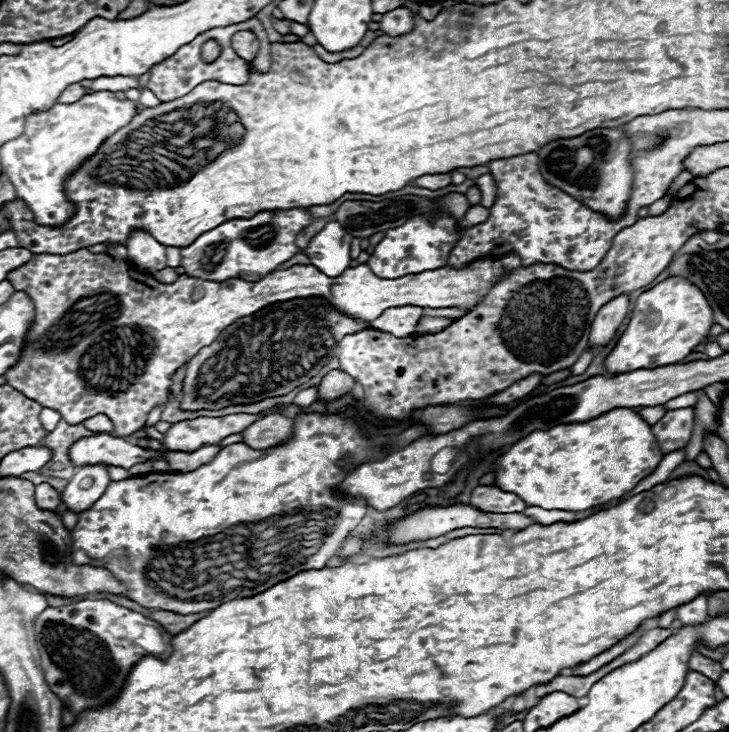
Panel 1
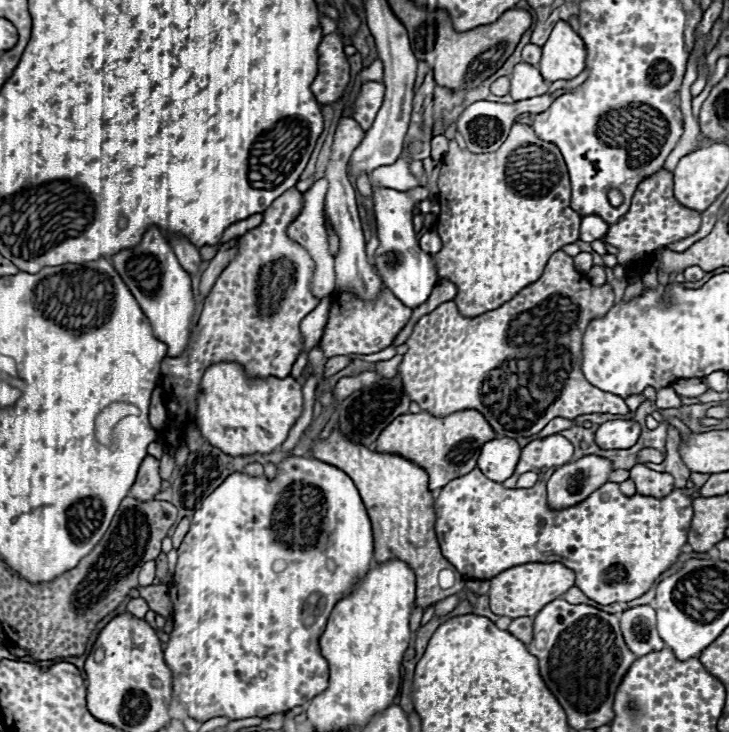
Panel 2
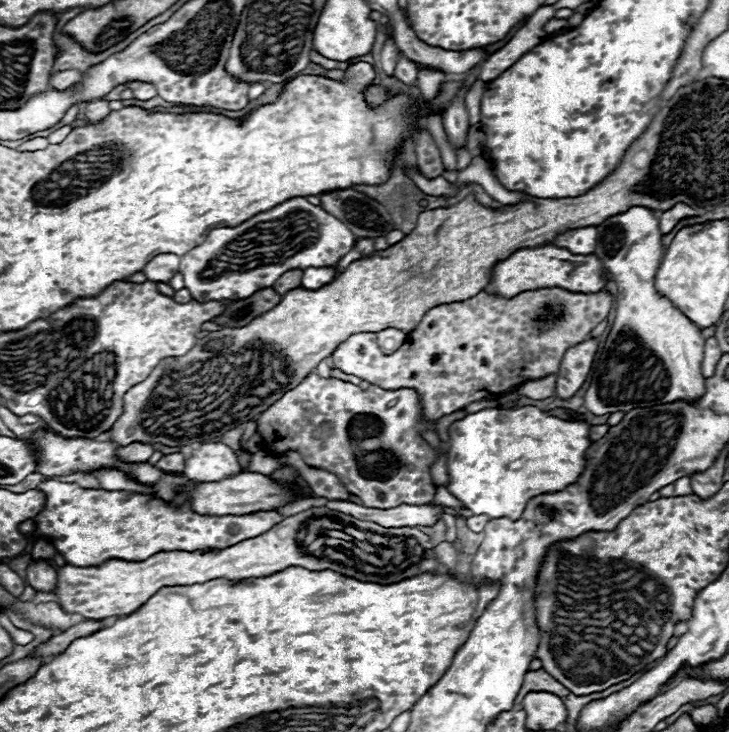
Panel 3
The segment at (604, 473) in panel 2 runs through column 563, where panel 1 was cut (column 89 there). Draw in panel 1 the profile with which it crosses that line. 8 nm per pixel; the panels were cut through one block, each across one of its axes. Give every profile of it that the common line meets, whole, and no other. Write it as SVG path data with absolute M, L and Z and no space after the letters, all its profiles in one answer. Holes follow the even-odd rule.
M104 464L82 466L76 470L72 480L60 494L60 500L68 510L80 514L80 512L92 508L92 504L104 494L108 482L110 482L110 476L108 476Z

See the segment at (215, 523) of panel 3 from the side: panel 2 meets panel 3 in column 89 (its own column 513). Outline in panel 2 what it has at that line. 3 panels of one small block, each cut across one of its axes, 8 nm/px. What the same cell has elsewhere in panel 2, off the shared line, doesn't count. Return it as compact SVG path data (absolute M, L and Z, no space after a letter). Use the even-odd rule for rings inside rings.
M478 468L472 472L454 478L444 488L436 492L436 534L442 548L442 554L448 558L456 570L474 580L490 580L496 574L528 564L528 562L560 562L566 568L574 570L576 586L582 586L582 592L598 604L630 602L646 594L654 580L666 572L680 556L682 546L686 544L688 528L692 524L692 498L674 488L664 498L652 496L626 496L620 492L620 486L606 482L592 496L582 500L576 506L566 510L550 510L546 504L546 484L536 482L534 488L504 488L500 482L488 480ZM610 566L624 566L626 578L620 582L606 582L606 572Z

